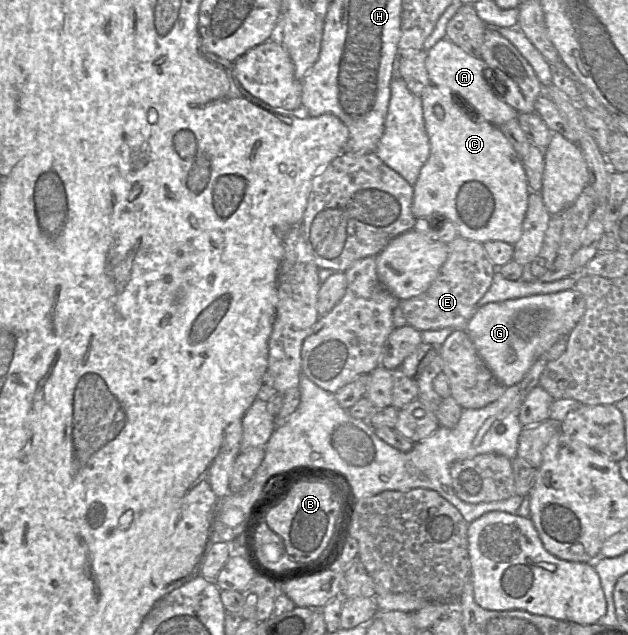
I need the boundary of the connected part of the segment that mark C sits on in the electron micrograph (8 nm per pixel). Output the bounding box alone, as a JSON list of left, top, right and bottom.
[412,85,531,246]

